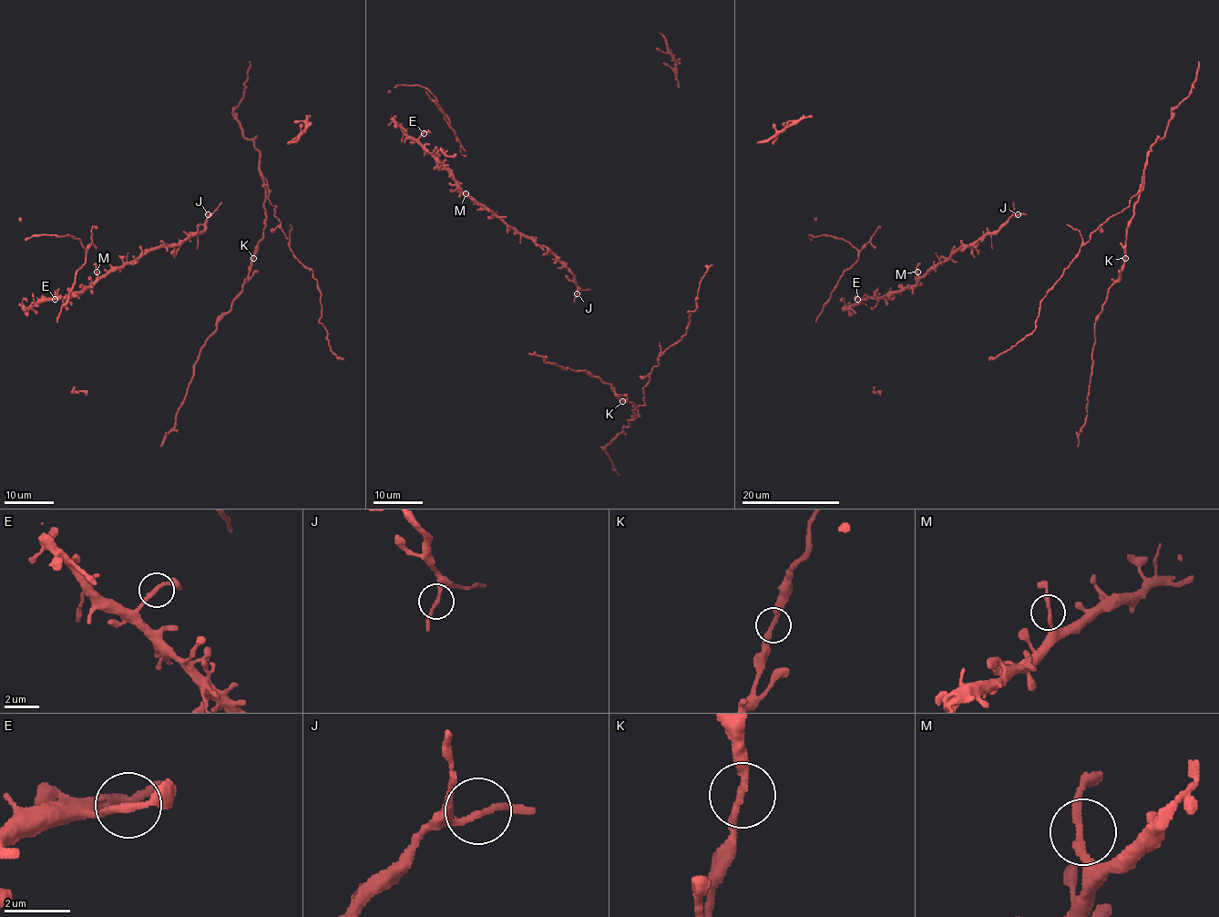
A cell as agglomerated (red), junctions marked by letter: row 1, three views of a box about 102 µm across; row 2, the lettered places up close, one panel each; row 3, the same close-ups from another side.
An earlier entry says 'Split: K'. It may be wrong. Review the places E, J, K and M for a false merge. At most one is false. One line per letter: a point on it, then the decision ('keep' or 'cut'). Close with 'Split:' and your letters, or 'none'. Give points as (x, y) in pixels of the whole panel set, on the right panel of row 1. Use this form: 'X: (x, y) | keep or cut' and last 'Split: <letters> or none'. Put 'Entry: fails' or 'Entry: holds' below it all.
E: (857, 299) | keep
J: (1018, 214) | keep
K: (1125, 258) | cut
M: (917, 272) | keep
Split: K
Entry: holds

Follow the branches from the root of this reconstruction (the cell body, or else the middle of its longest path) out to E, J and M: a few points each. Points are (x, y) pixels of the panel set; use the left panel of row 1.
E: (176, 244), (150, 248), (113, 272), (107, 272), (93, 286), (55, 299)
J: (176, 244), (204, 229), (208, 214)
M: (176, 244), (150, 248), (140, 257), (100, 276), (97, 272)

